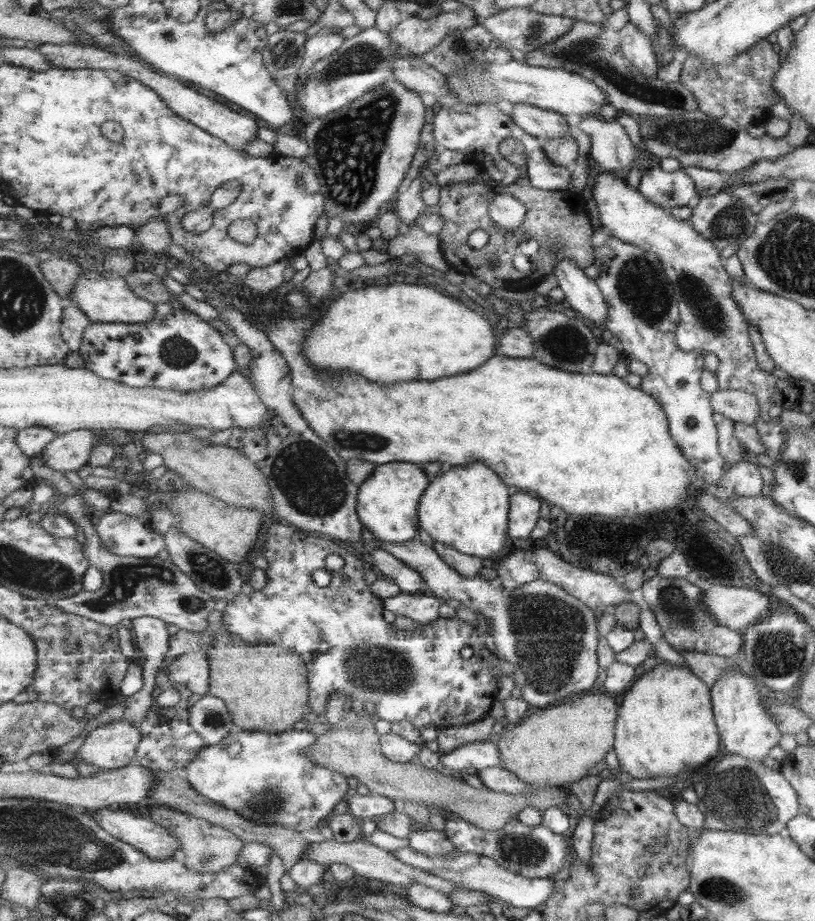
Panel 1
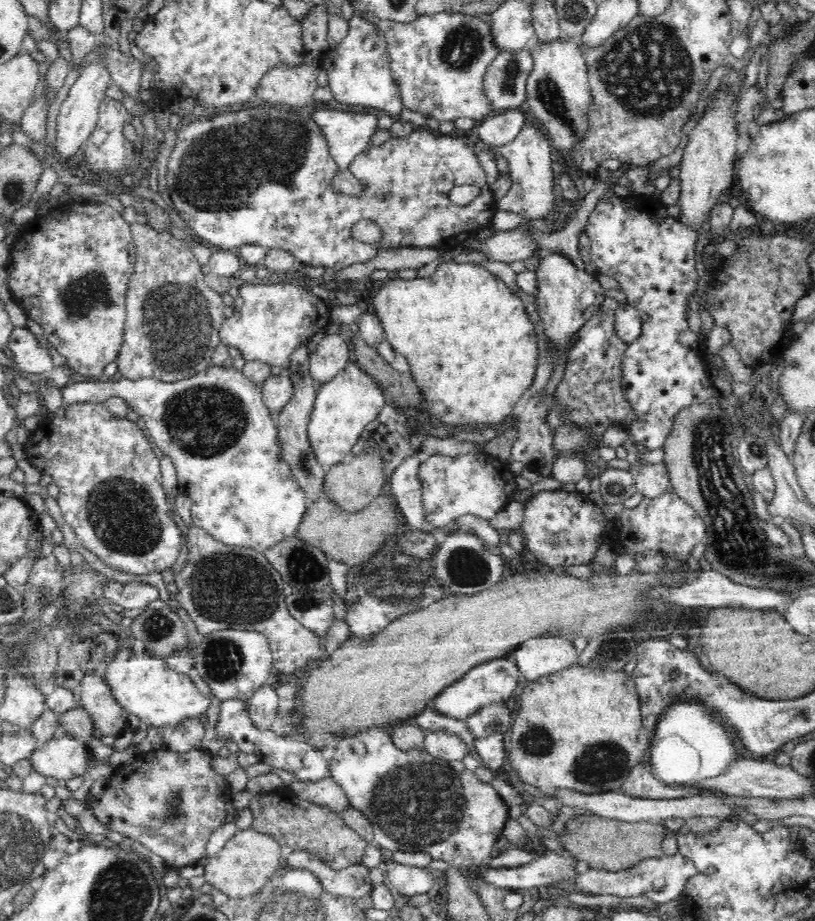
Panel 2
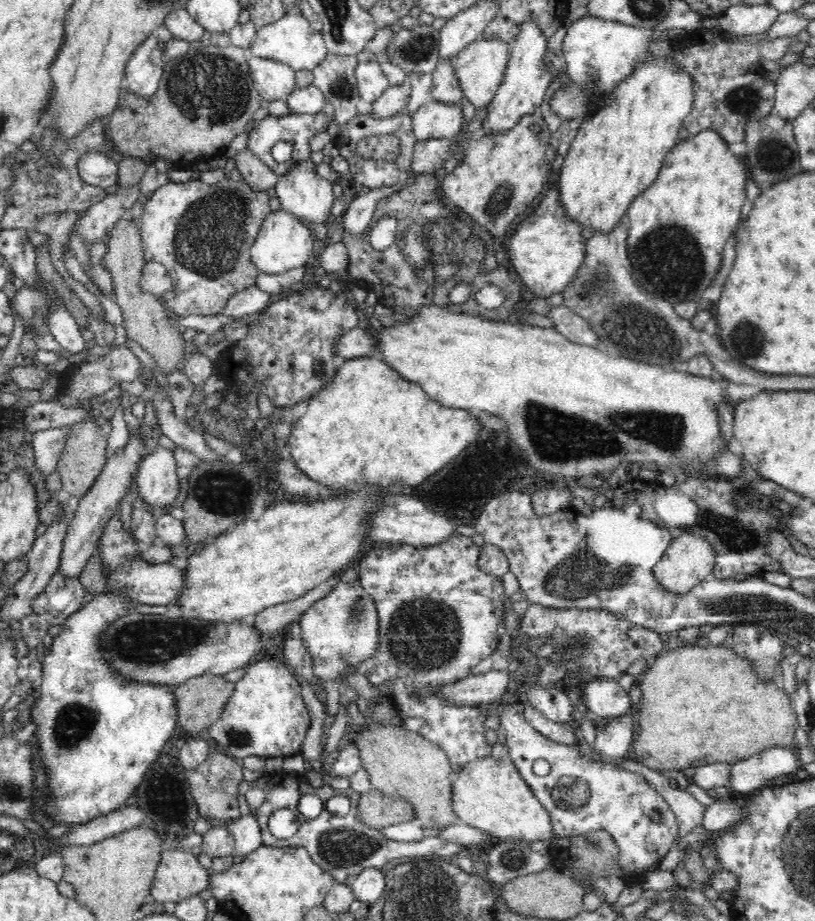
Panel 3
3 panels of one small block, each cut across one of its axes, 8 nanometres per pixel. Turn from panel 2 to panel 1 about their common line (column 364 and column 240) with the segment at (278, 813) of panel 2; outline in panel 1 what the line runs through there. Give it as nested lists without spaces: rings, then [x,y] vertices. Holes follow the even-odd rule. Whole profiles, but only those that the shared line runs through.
[[[158,807],[149,810],[149,818],[162,824],[167,830],[170,830],[181,843],[181,859],[185,865],[195,872],[219,872],[227,869],[228,866],[237,863],[239,852],[245,846],[244,840],[233,834],[229,829],[221,825],[213,824],[212,821],[201,817],[190,815],[177,808]]]

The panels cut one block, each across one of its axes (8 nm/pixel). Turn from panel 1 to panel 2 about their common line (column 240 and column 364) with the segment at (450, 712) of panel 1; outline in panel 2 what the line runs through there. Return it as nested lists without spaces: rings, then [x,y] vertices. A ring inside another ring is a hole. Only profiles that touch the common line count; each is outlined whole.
[[[361,595],[358,601],[353,602],[347,610],[344,619],[351,626],[351,636],[366,638],[382,632],[394,619],[402,616],[404,609],[411,611],[423,606],[422,602],[393,606],[393,604],[381,602],[379,598]]]

